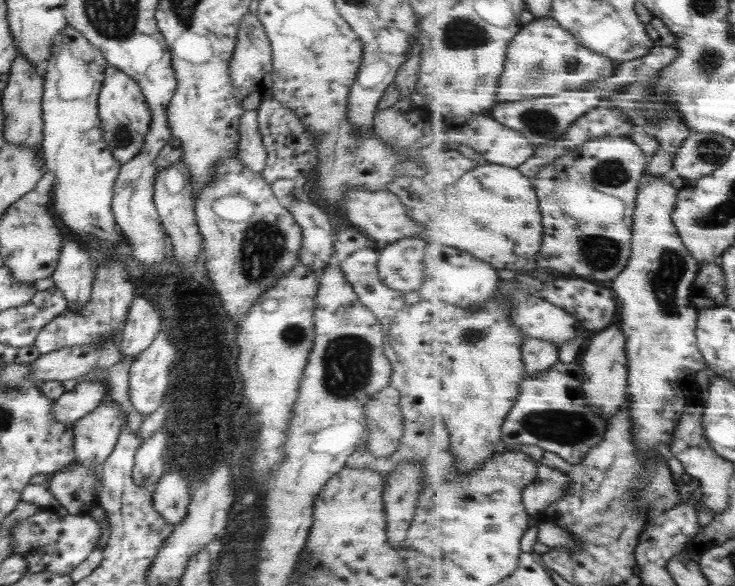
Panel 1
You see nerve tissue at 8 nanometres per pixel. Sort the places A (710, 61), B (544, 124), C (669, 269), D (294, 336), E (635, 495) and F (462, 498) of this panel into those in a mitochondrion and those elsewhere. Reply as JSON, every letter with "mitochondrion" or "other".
{"A":"mitochondrion","B":"mitochondrion","C":"mitochondrion","D":"mitochondrion","E":"other","F":"mitochondrion"}

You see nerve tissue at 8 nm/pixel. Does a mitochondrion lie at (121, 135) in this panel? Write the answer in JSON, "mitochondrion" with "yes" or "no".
{"mitochondrion":"yes"}

